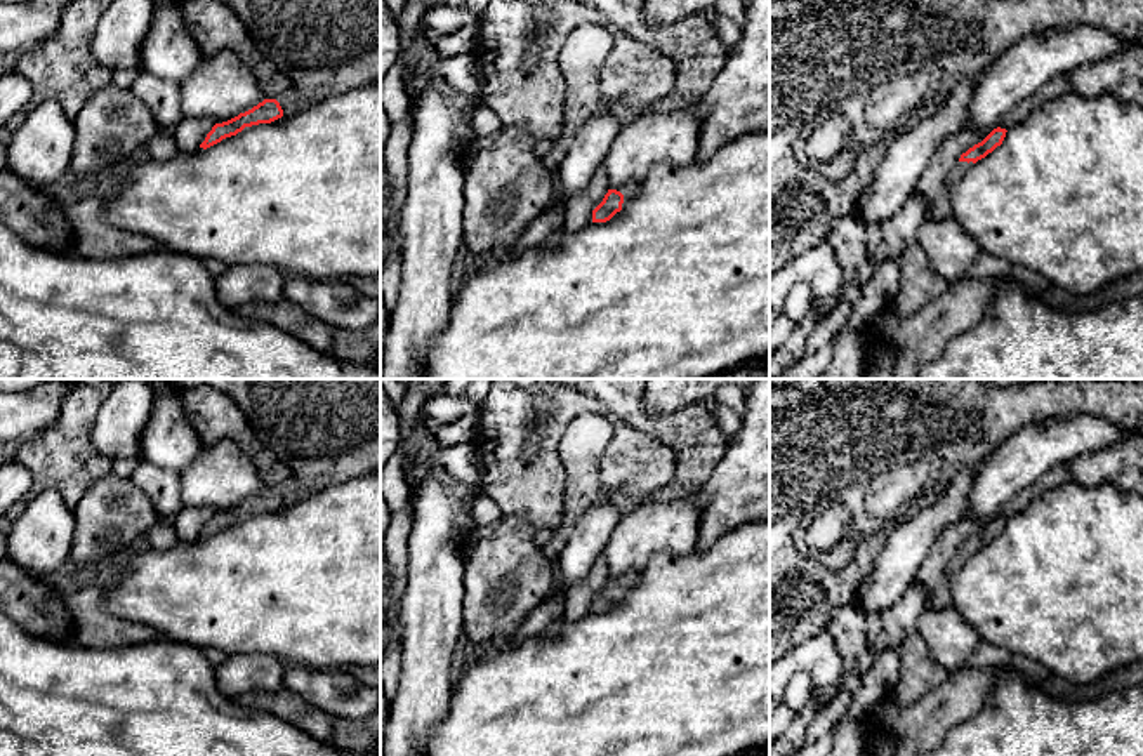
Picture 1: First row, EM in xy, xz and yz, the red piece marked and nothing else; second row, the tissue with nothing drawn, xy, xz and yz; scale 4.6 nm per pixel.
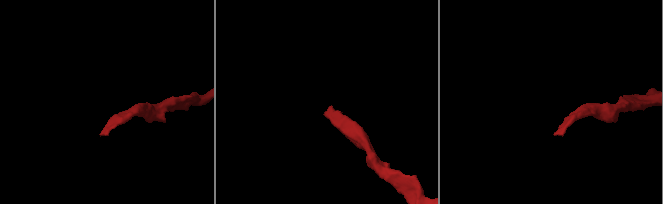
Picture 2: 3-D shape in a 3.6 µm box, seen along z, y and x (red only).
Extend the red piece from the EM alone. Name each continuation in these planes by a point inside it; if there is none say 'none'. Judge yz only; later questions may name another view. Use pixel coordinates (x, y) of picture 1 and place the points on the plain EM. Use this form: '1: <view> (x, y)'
1: yz (942, 596)

